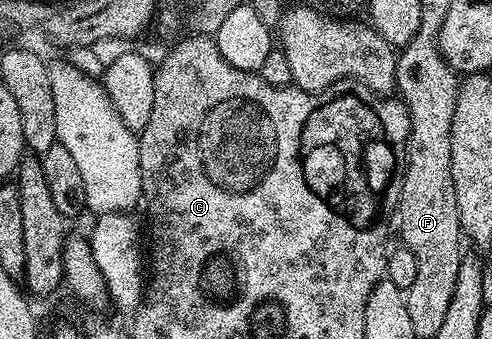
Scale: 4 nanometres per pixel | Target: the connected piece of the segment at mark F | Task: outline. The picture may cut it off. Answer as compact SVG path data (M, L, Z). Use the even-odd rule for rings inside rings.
M420 28L396 61L395 86L402 91L400 95L411 121L396 220L406 245L412 244L416 259L416 273L406 291L412 299L451 299L462 256L458 251L462 236L460 211L450 165L450 125L458 79L440 56L438 38L439 32L424 33Z

